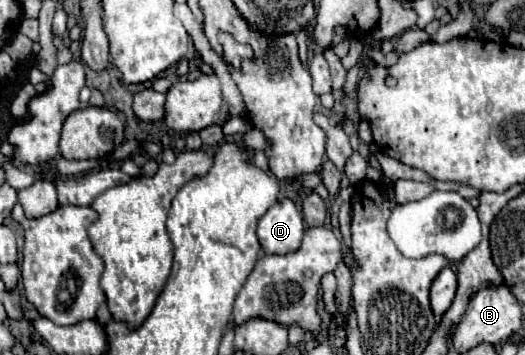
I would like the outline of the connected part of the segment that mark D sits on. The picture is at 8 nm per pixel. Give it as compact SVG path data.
M283 198L259 220L257 238L265 254L287 254L301 246L303 218L291 198Z

